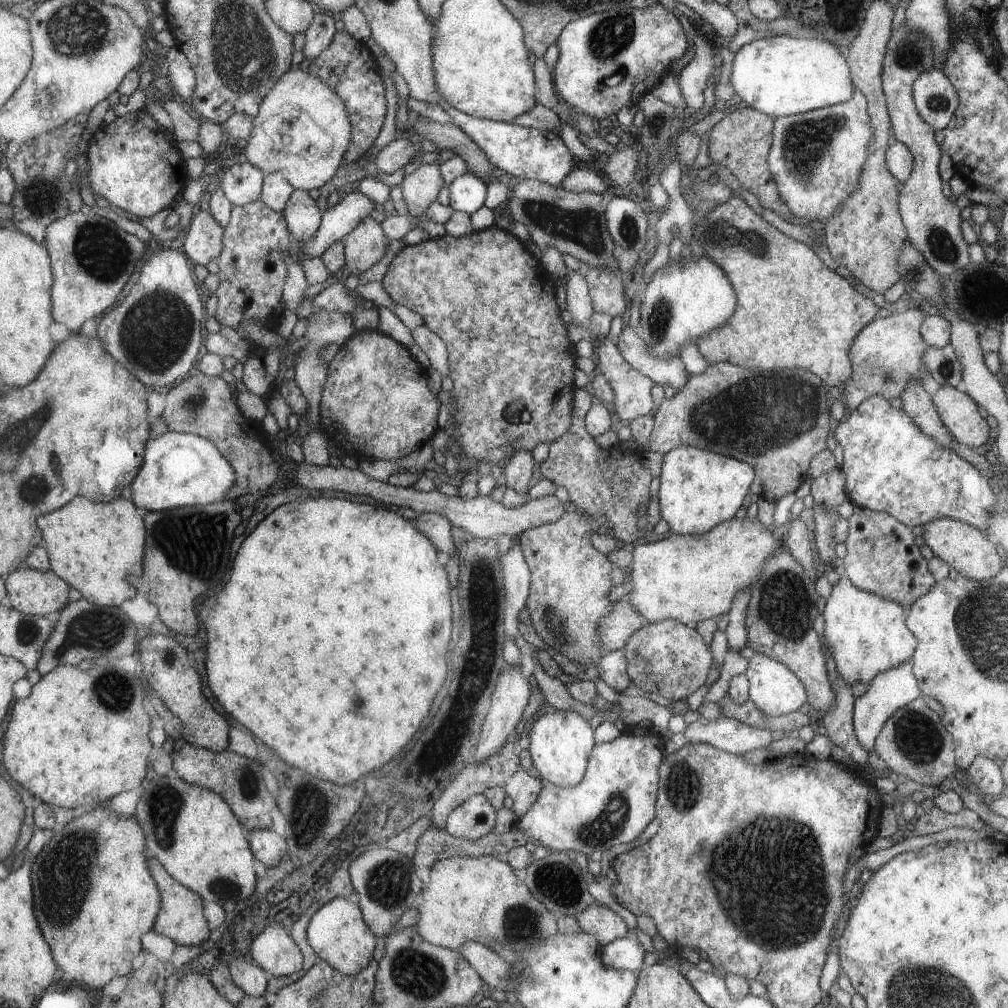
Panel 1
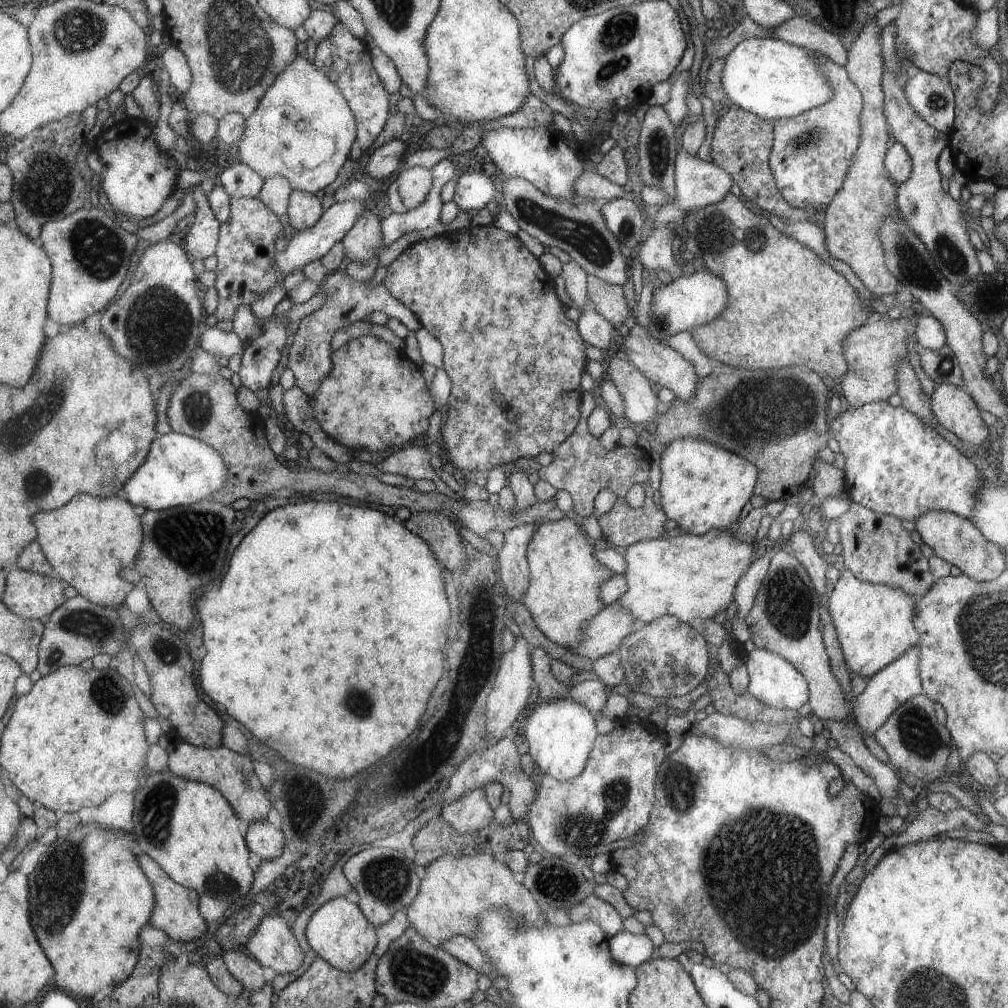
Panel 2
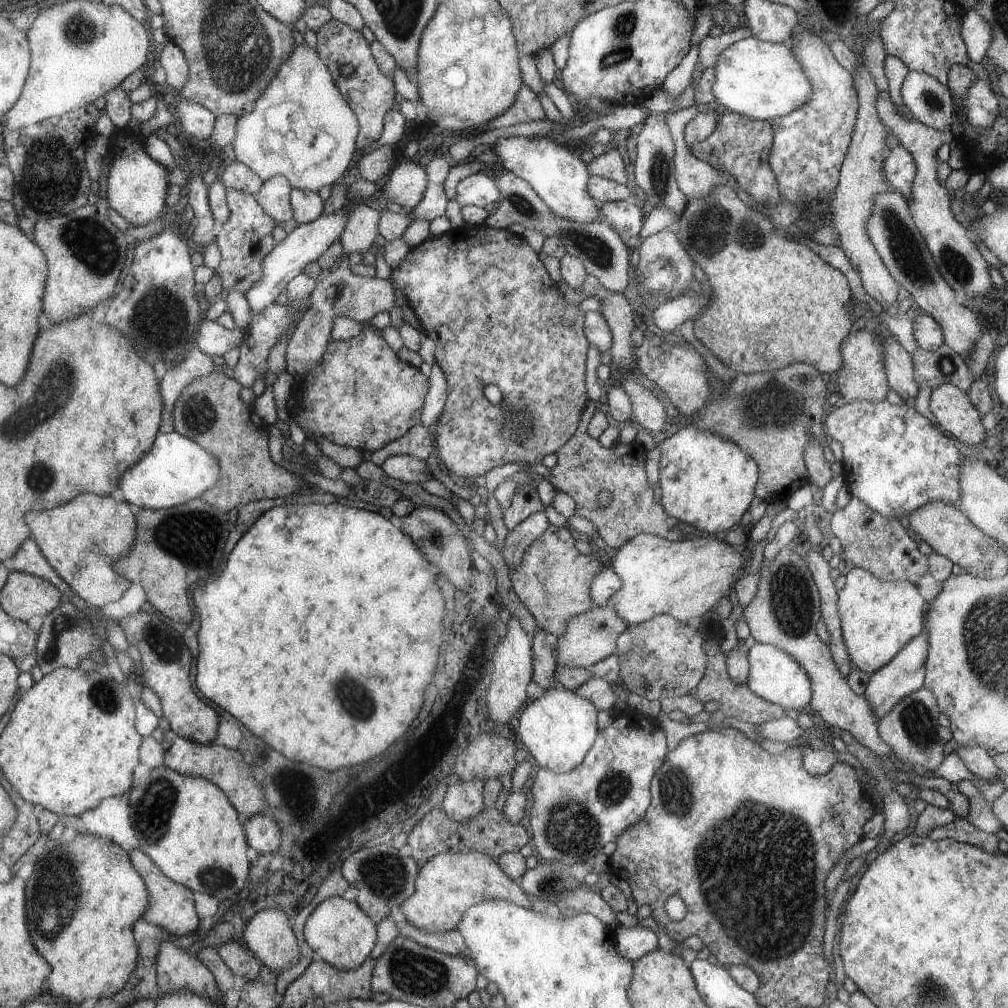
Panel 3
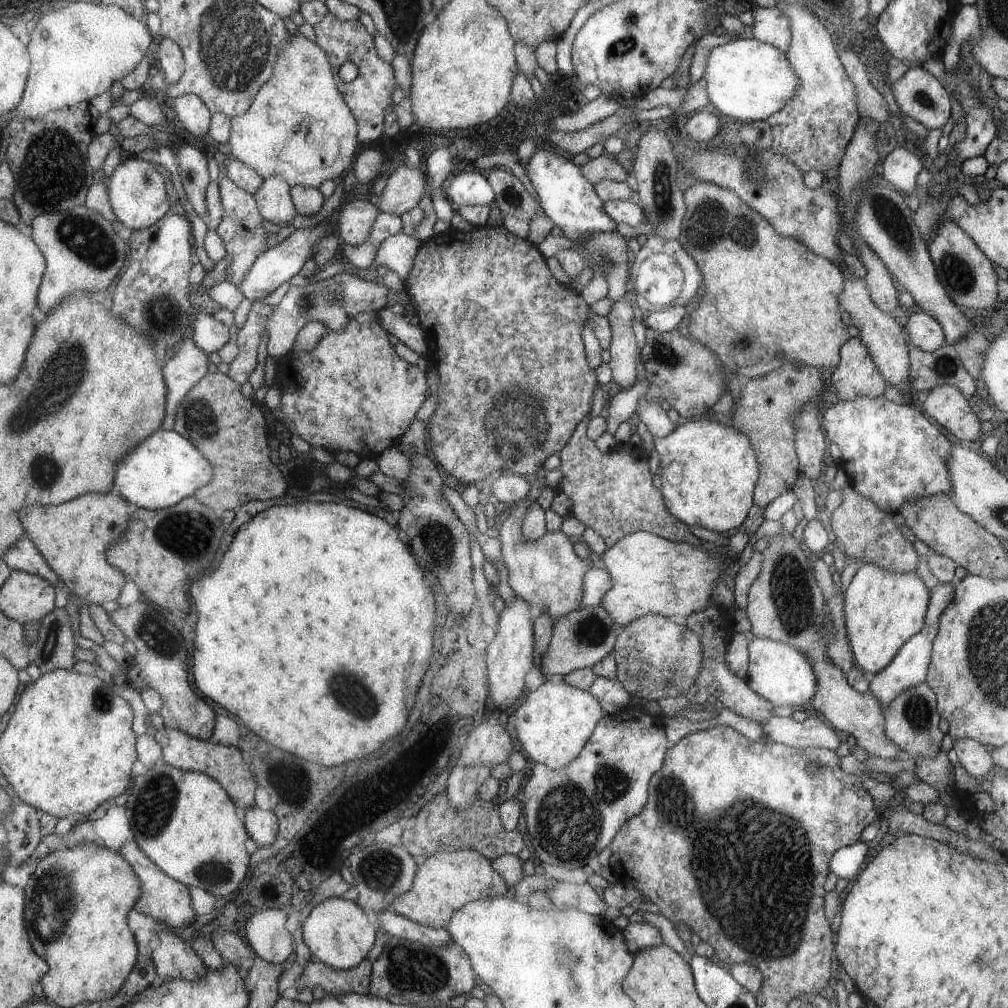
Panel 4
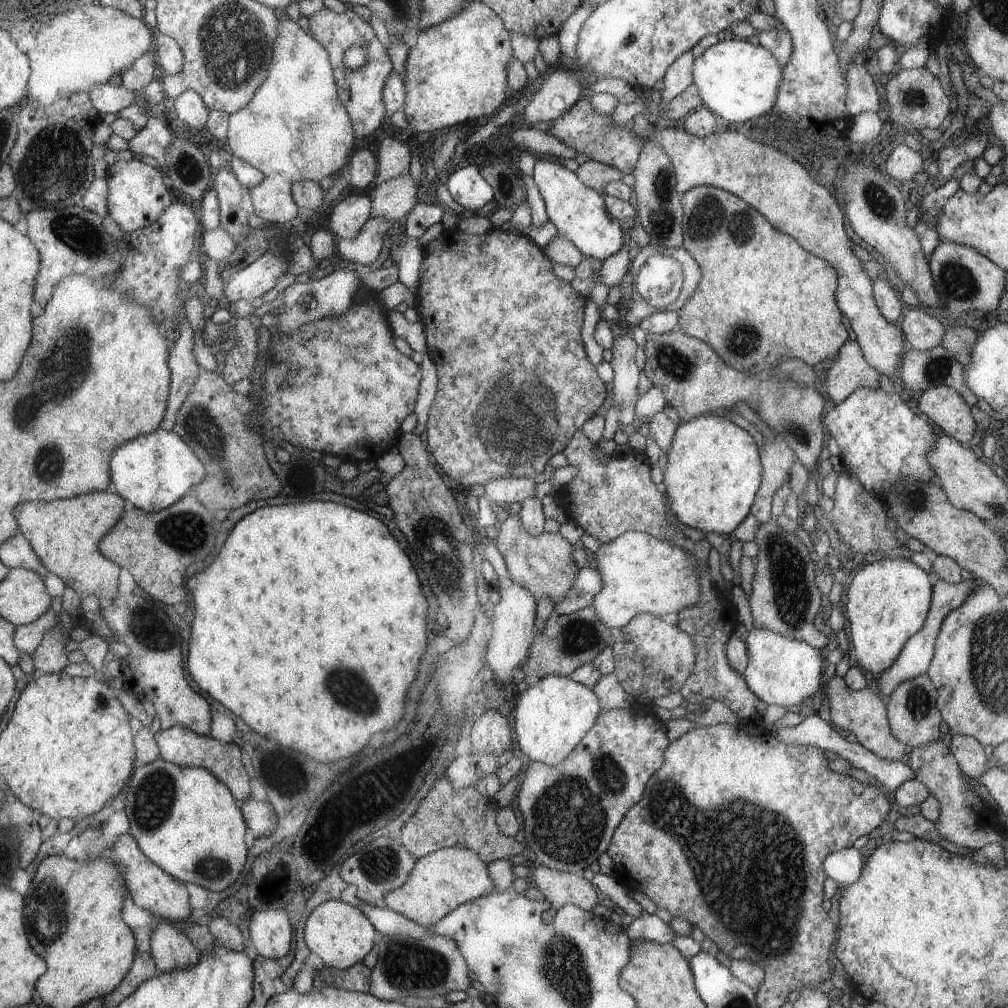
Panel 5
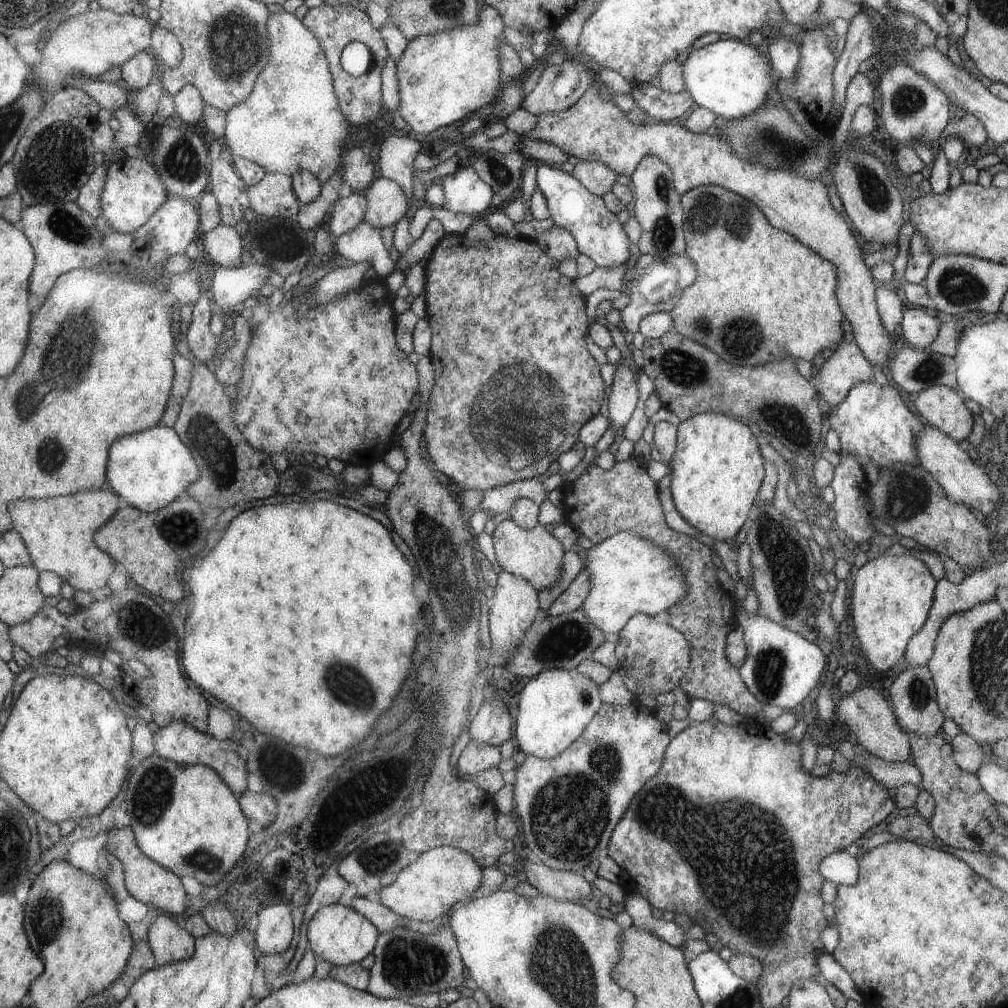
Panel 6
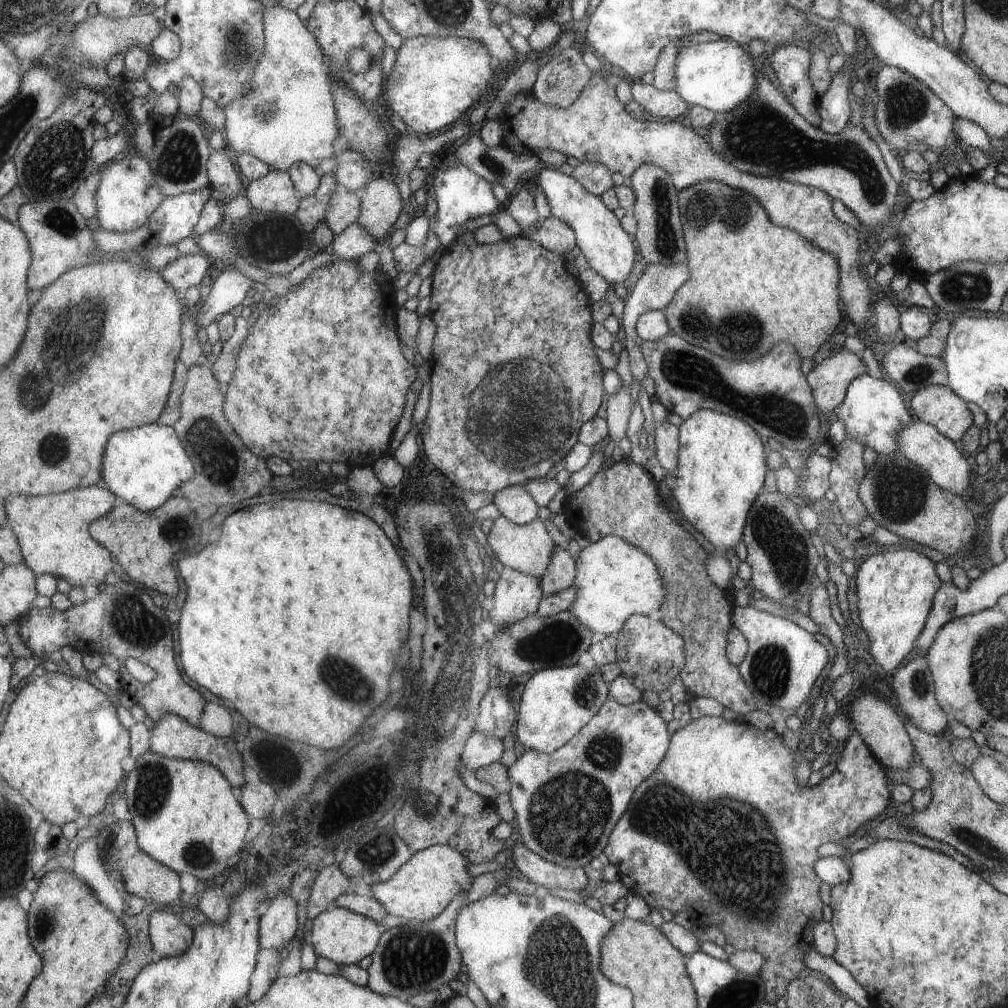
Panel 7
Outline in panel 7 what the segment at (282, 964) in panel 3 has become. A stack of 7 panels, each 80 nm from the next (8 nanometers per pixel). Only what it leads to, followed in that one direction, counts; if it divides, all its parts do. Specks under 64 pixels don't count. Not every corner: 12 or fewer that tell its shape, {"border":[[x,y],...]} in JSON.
{"border":[[294,897],[259,916],[259,948],[280,949],[297,930]]}

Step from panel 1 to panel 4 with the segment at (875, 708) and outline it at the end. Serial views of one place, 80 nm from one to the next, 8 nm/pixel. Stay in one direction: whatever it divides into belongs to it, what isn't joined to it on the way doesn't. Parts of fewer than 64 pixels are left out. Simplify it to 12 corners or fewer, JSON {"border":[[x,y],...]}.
{"border":[[954,582],[929,595],[921,630],[876,672],[868,690],[883,710],[901,691],[924,682],[938,618]]}

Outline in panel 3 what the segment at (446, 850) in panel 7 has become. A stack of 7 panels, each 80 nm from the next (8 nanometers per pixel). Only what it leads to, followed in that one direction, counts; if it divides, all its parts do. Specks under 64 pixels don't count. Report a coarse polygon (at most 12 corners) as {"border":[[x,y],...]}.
{"border":[[485,852],[421,864],[399,906],[428,933],[453,931],[474,904],[531,898]]}

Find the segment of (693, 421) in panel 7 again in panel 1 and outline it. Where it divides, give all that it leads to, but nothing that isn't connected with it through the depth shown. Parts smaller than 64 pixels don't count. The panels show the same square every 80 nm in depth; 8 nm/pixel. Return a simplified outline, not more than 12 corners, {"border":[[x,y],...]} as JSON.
{"border":[[692,446],[663,455],[658,509],[676,535],[733,519],[755,472]]}

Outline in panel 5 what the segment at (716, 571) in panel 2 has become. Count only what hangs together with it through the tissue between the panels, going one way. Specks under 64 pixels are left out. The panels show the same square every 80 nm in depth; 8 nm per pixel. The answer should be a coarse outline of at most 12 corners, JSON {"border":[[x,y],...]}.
{"border":[[627,531],[592,554],[606,627],[698,602],[689,552]]}

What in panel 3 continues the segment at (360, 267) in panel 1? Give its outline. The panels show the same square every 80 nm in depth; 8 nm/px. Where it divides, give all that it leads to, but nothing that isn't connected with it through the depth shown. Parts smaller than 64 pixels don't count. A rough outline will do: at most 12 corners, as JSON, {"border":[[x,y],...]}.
{"border":[[349,205],[339,238],[343,252],[365,255],[379,214]]}

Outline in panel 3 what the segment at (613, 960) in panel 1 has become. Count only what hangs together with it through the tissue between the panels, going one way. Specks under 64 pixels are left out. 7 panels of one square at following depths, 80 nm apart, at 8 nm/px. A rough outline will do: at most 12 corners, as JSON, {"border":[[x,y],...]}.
{"border":[[617,926],[616,953],[633,962],[659,948],[648,928]]}

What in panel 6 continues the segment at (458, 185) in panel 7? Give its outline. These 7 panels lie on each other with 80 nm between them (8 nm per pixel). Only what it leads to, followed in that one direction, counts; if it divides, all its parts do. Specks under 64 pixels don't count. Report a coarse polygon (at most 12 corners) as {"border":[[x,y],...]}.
{"border":[[469,165],[438,180],[441,208],[457,214],[490,211],[492,188]]}

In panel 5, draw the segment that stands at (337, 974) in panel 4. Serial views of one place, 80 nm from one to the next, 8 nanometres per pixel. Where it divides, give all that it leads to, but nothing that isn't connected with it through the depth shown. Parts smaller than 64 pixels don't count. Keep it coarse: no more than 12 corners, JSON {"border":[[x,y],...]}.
{"border":[[323,965],[316,974],[328,987],[367,993],[371,969]]}

